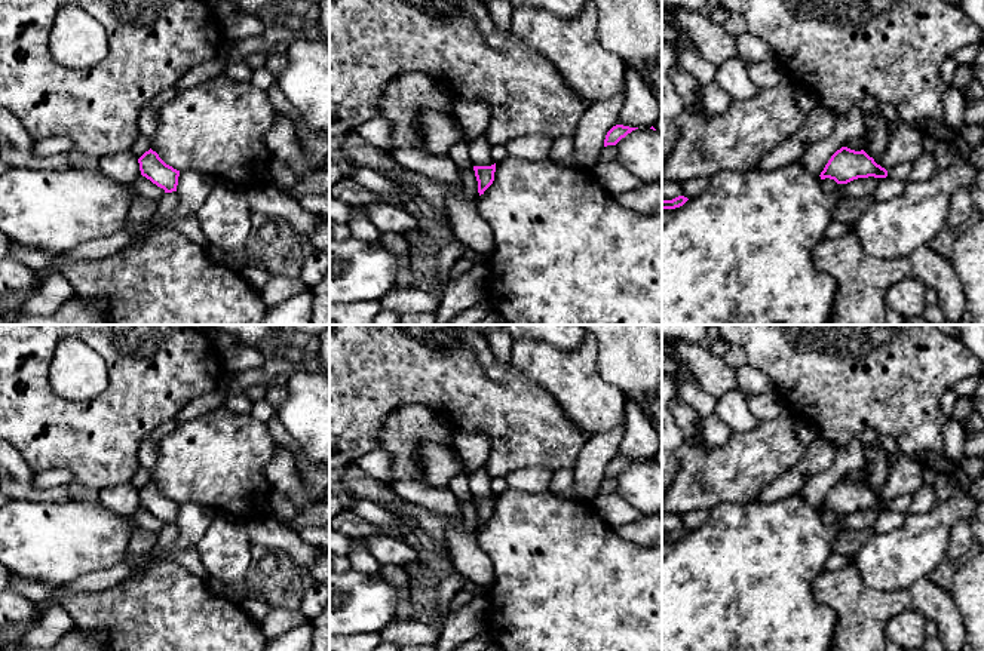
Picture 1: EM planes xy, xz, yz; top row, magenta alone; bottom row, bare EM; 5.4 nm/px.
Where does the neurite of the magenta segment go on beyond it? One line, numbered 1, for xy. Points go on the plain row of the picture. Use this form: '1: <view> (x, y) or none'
1: none

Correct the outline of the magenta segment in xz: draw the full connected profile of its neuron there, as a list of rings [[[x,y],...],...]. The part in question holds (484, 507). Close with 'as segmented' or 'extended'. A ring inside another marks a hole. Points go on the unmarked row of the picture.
[[[496,495],[491,498],[473,498],[473,503],[478,513],[478,525],[481,528],[494,513]]]; as segmented

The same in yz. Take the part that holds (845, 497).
[[[842,479],[831,488],[819,509],[821,512],[834,512],[837,516],[847,516],[858,510],[886,510],[888,503],[877,497],[864,482],[855,483]]]; as segmented

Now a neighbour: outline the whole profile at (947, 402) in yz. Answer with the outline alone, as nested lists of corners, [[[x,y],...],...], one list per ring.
[[[954,390],[945,391],[945,393],[941,396],[941,399],[939,399],[939,408],[941,408],[941,411],[942,411],[945,415],[951,417],[957,399],[959,399],[959,394],[957,394]]]

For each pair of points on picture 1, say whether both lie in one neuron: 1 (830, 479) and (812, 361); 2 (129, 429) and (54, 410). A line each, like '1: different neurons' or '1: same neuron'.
1: different neurons
2: same neuron

